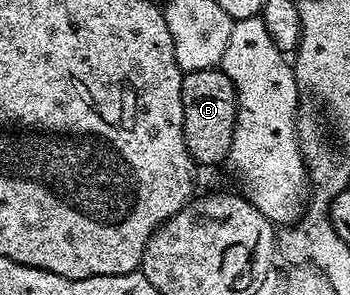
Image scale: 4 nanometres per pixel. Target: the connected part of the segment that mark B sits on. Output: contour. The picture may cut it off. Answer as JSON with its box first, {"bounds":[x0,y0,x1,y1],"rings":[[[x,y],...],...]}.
{"bounds":[182,67,238,165],"rings":[[[221,67],[187,72],[182,78],[182,101],[184,102],[184,146],[188,146],[188,154],[195,165],[218,164],[221,160],[223,163],[230,155],[238,109],[238,95],[236,86],[232,86],[232,78],[228,78],[228,74],[224,74]]]}

